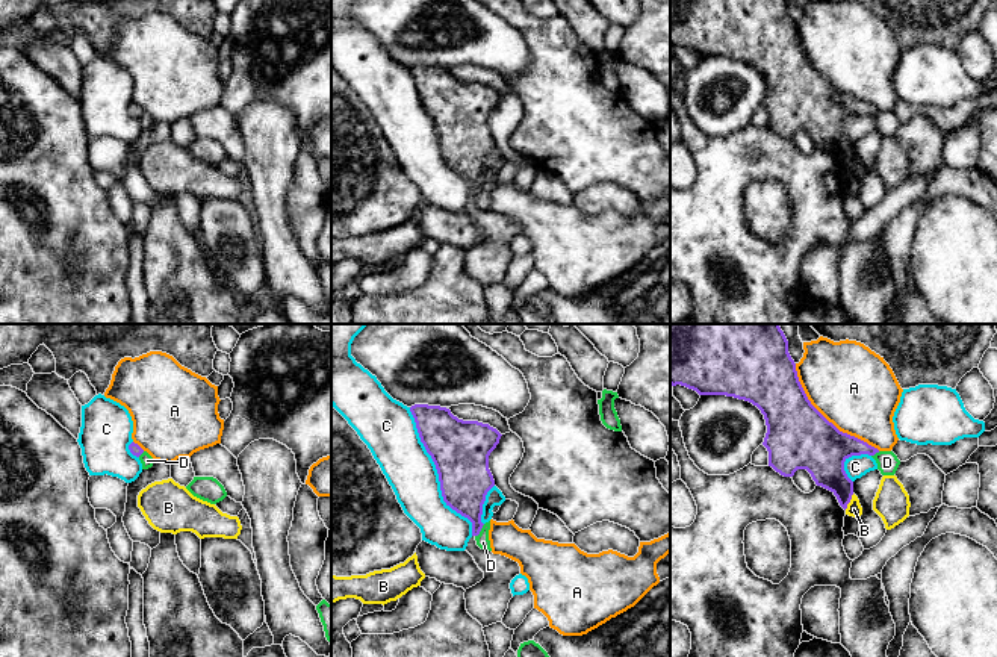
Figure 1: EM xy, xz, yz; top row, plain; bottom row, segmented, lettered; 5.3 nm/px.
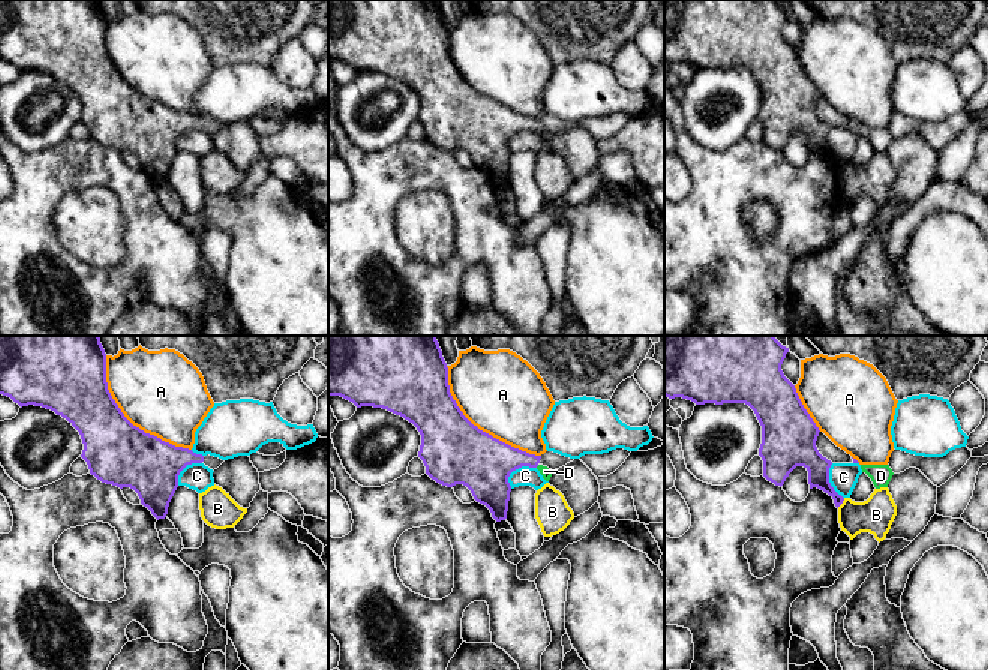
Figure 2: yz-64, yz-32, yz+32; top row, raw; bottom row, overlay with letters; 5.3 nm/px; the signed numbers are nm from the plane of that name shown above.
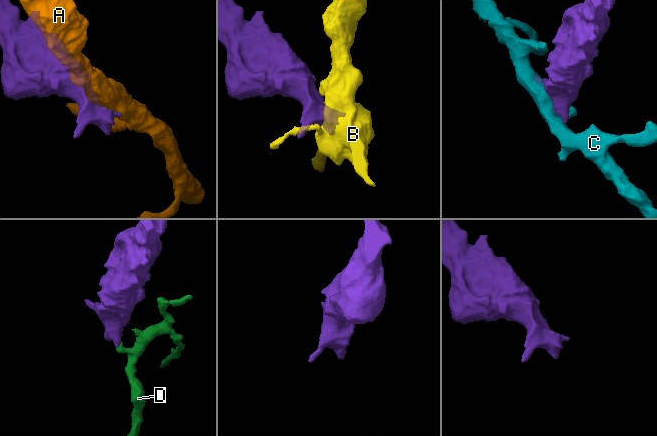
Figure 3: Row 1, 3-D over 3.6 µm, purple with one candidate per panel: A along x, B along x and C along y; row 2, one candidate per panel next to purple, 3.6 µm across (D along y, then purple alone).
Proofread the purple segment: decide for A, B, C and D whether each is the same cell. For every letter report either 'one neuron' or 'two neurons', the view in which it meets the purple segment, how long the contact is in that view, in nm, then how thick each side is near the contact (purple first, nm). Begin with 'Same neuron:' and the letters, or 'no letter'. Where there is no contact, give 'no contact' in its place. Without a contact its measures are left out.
Same neuron: no letter
A: two neurons; contact in yz; length 650 nm; calibres 340 and 440 nm
B: two neurons; contact in yz; length 100 nm; calibres 200 and 80 nm
C: two neurons; contact in xz; length 750 nm; calibres 320 and 260 nm
D: two neurons; contact in xz; length 90 nm; calibres 240 and 70 nm

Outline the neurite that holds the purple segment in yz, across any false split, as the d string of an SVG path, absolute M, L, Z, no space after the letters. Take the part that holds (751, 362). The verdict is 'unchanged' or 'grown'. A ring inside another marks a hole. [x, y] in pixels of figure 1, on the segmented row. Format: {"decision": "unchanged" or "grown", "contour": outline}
{"decision": "unchanged", "contour": "M670 324L670 385L756 406L767 425L763 445L769 451L769 466L784 477L806 469L817 486L837 497L844 510L853 495L853 481L844 471L844 462L852 456L879 453L867 442L840 431L811 404L779 324Z"}

